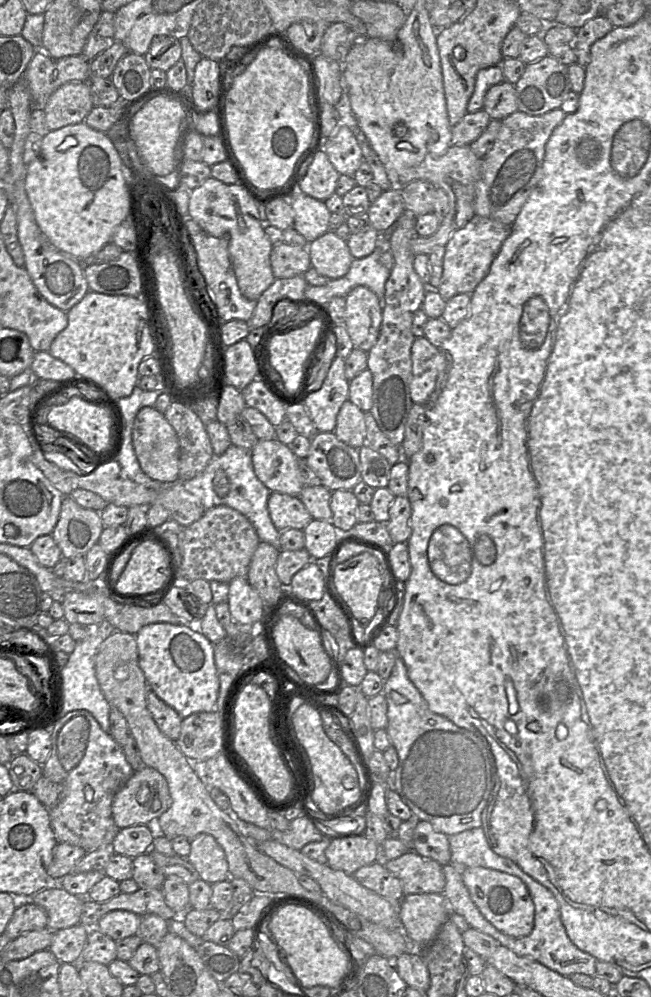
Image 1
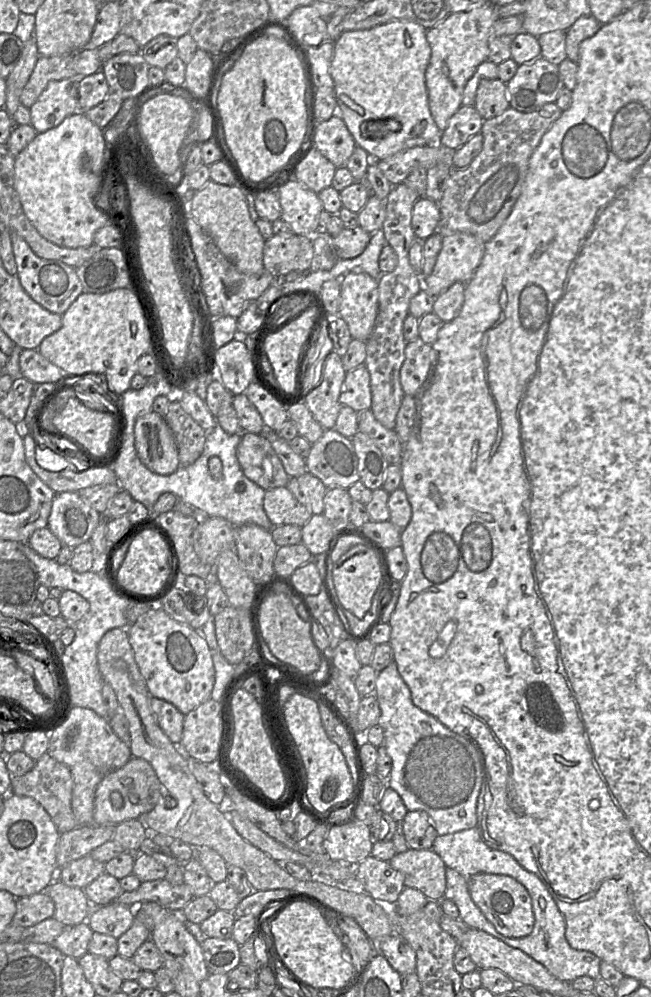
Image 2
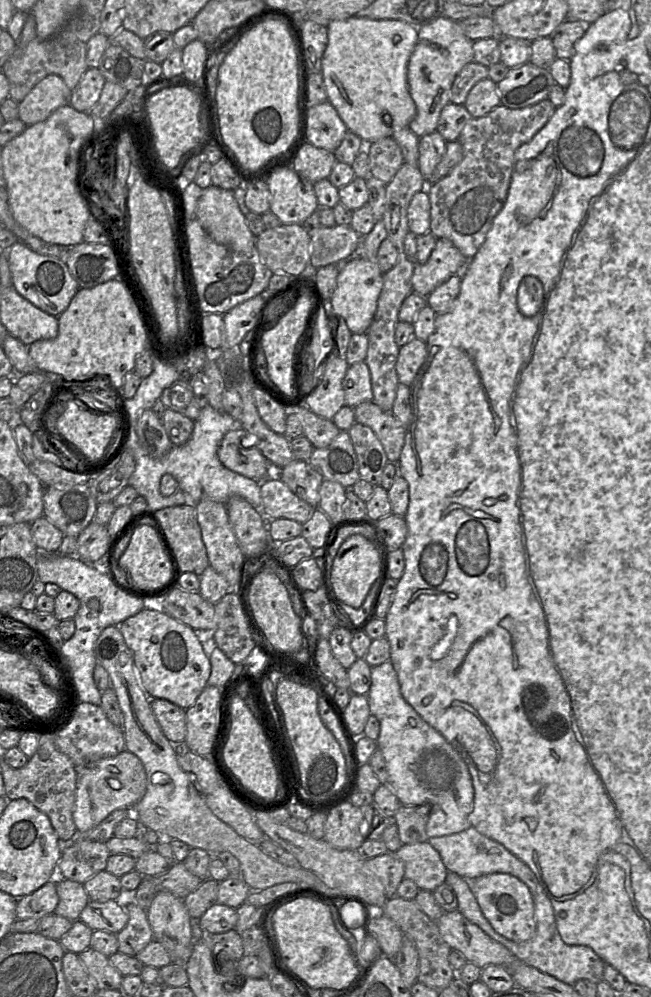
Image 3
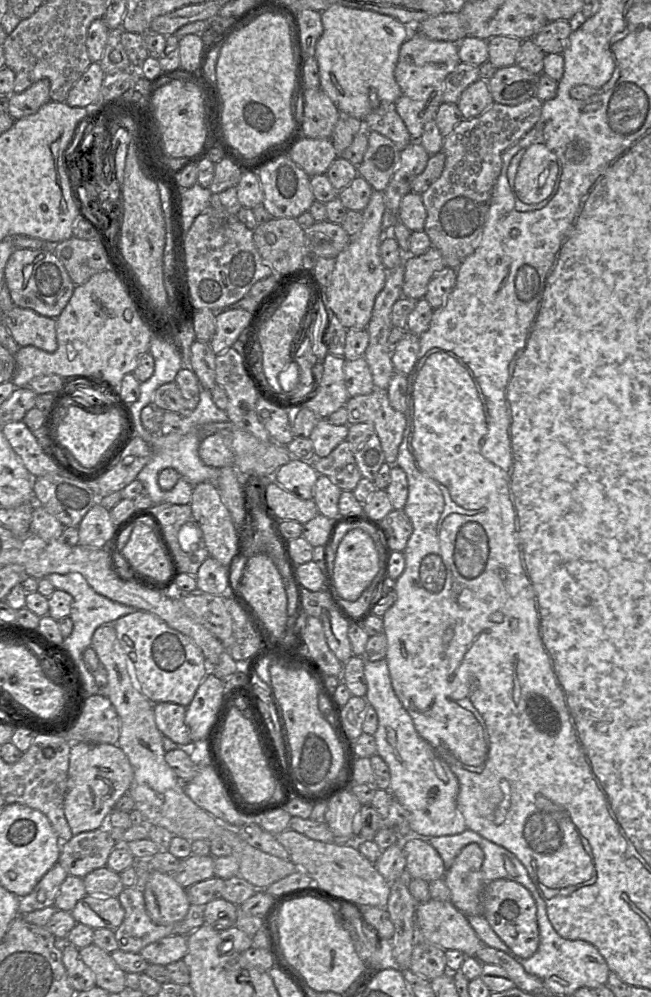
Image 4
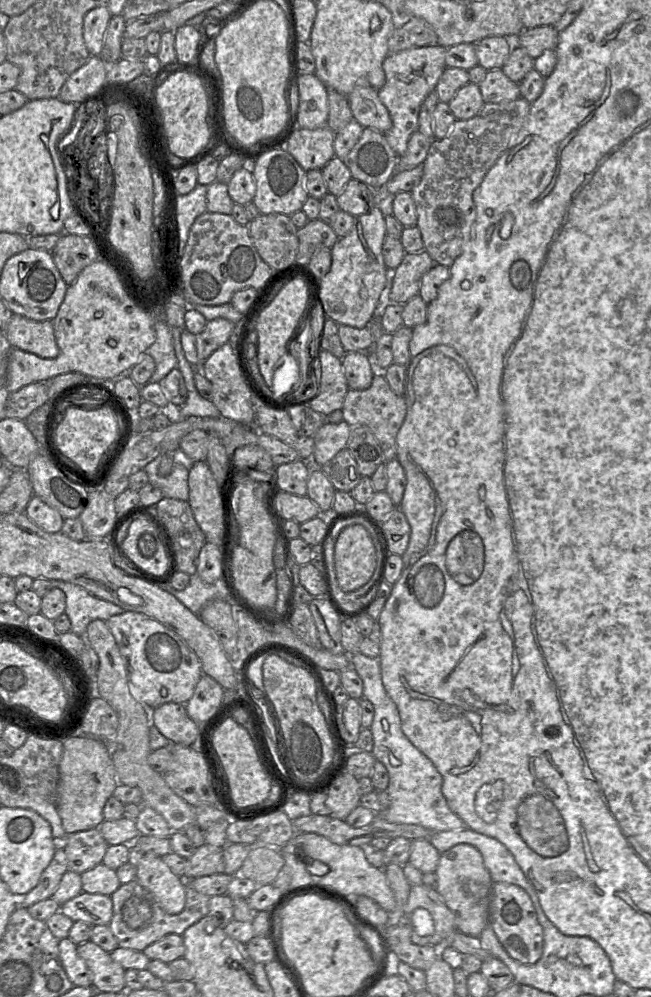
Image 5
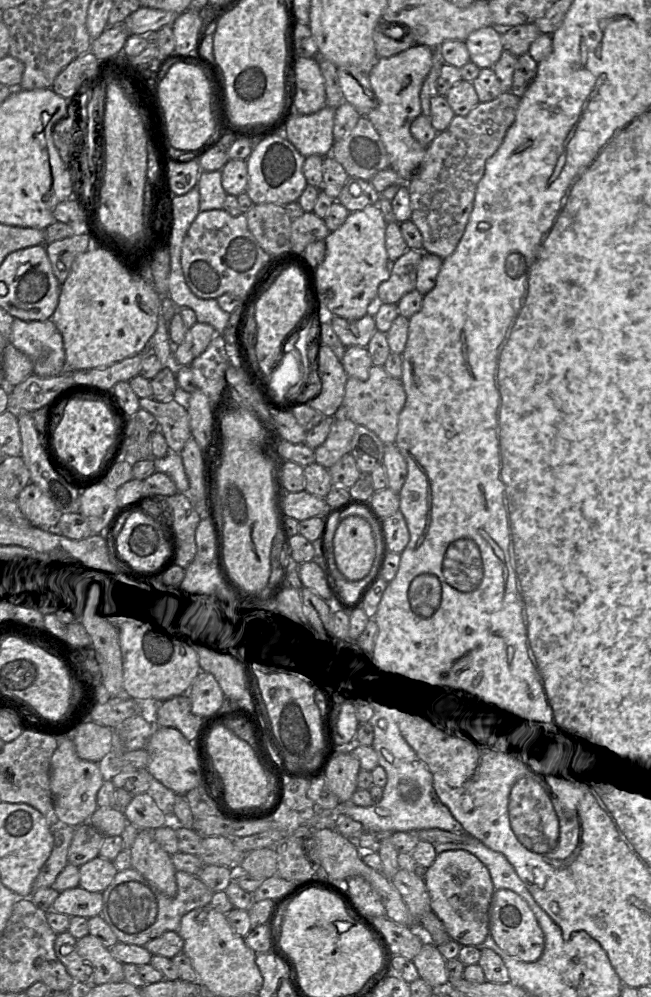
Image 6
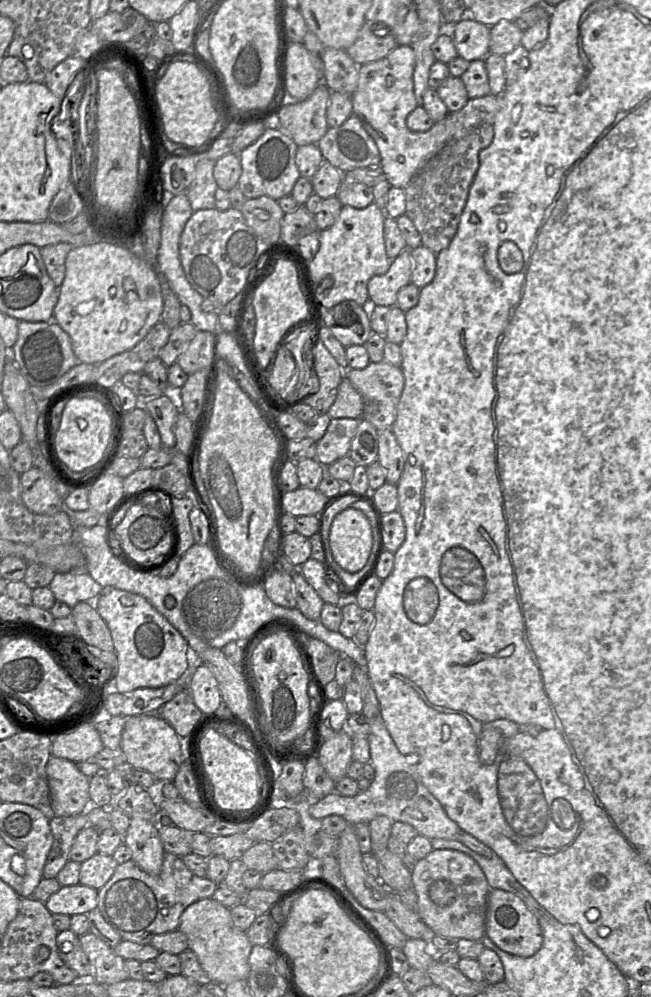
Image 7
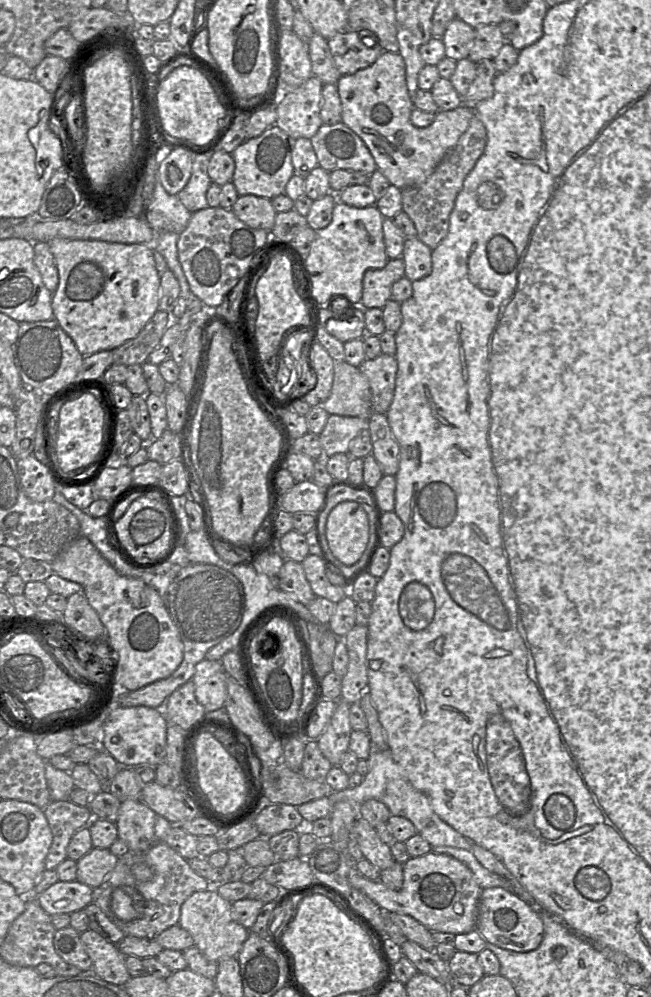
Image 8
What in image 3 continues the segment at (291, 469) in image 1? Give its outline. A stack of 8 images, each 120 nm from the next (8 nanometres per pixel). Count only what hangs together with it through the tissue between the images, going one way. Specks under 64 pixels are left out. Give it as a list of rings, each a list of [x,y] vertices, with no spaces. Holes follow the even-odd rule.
[[[239,425],[224,435],[218,458],[226,468],[257,482],[264,481],[275,471],[254,445],[254,437]]]

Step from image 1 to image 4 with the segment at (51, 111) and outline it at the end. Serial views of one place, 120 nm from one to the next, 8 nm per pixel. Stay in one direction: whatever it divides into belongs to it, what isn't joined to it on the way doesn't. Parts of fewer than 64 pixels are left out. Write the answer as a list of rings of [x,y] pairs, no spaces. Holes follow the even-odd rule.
[[[41,79],[22,93],[9,96],[8,114],[15,120],[36,113],[50,100],[50,81]]]

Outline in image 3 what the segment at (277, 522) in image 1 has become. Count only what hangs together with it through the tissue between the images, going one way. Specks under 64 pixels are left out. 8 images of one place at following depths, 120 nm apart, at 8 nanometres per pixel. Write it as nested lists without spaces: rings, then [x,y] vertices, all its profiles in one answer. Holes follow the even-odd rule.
[[[277,474],[261,482],[260,494],[261,512],[267,520],[289,519],[303,524],[318,508],[299,498]]]

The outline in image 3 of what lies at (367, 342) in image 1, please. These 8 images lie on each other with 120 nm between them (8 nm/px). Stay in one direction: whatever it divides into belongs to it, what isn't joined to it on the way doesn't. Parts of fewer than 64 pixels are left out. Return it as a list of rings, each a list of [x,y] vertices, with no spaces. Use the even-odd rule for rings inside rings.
[[[348,258],[339,266],[336,288],[330,298],[330,307],[342,317],[352,334],[366,334],[377,309],[378,298],[383,286],[383,272],[377,261]]]

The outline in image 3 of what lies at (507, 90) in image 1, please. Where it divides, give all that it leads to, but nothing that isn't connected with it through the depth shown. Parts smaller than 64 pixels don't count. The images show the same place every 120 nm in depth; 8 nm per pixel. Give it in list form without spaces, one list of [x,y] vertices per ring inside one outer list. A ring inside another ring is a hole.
[[[487,77],[478,81],[470,89],[463,106],[473,118],[479,118],[500,104],[497,84]]]

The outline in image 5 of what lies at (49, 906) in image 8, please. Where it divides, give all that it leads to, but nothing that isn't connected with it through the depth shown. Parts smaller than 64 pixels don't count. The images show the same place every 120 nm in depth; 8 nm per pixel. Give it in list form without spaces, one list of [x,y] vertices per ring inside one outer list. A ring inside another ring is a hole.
[[[82,891],[60,907],[60,911],[75,921],[91,926],[109,925],[113,915],[111,896]]]

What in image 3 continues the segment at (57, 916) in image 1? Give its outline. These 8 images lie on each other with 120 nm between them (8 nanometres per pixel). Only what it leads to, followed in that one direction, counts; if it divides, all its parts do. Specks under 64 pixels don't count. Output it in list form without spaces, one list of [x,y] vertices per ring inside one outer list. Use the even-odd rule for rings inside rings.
[[[57,878],[59,902],[54,913],[71,921],[78,920],[81,912],[90,901],[82,883]]]

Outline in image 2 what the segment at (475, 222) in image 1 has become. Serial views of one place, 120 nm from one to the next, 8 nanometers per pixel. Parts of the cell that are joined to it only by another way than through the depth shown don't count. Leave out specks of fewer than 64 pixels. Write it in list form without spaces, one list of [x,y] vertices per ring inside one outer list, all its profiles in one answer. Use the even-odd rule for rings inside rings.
[[[441,233],[442,248],[432,273],[422,278],[423,290],[433,297],[445,292],[457,282],[467,283],[480,265],[485,242],[464,233]]]

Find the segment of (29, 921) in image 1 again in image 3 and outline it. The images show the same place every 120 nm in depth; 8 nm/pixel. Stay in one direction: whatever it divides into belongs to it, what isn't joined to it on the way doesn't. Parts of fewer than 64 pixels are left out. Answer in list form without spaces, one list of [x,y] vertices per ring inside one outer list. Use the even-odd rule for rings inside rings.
[[[57,878],[49,881],[35,892],[17,900],[16,919],[37,919],[55,912],[59,902]]]

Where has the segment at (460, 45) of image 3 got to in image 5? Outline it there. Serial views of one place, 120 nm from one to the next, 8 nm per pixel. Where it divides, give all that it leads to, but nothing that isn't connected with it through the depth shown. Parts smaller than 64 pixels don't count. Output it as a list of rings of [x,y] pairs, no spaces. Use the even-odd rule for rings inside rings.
[[[427,46],[409,48],[389,54],[383,61],[385,85],[378,90],[378,96],[389,111],[392,127],[385,132],[387,142],[393,151],[402,156],[408,146],[411,135],[418,130],[419,112],[426,97],[436,89],[439,78],[445,70],[447,48]]]

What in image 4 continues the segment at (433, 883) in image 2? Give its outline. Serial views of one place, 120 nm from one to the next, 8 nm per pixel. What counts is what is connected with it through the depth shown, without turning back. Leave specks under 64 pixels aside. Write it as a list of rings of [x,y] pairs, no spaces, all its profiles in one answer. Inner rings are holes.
[[[412,835],[403,840],[406,872],[411,878],[431,882],[444,877],[446,868],[437,850],[429,843],[430,838]]]

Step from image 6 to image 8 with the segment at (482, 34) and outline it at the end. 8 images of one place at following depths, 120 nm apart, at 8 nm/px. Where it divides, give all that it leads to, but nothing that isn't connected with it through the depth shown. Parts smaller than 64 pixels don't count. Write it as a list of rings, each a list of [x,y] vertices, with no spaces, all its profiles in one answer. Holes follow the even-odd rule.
[[[457,17],[454,18],[442,36],[446,56],[457,61],[468,58],[474,38],[475,28]]]

